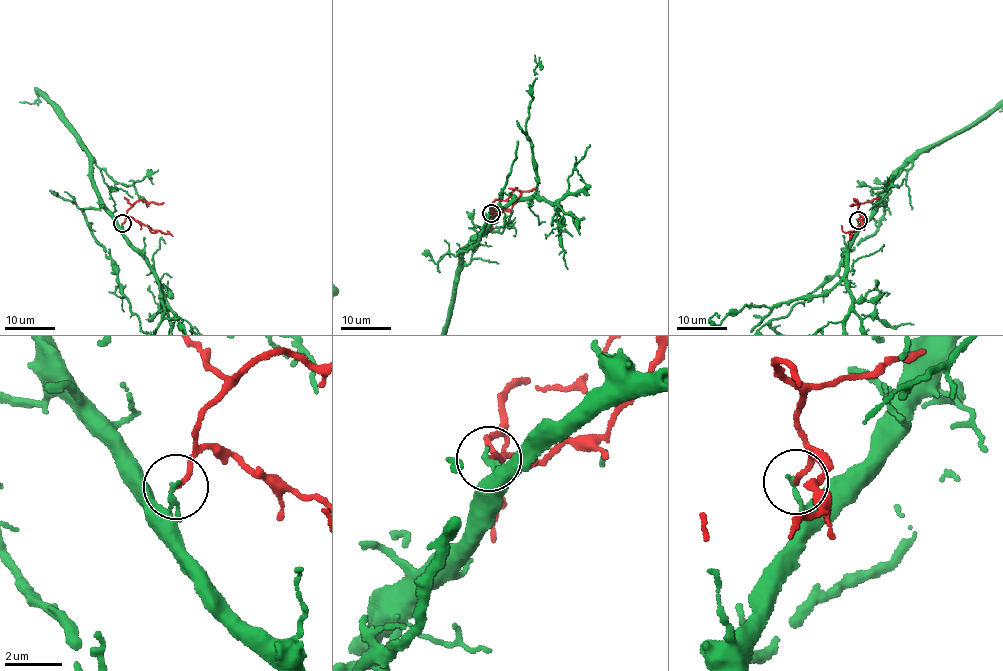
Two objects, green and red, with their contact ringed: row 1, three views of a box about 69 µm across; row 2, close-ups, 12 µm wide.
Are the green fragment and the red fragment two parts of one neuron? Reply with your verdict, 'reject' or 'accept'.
reject

